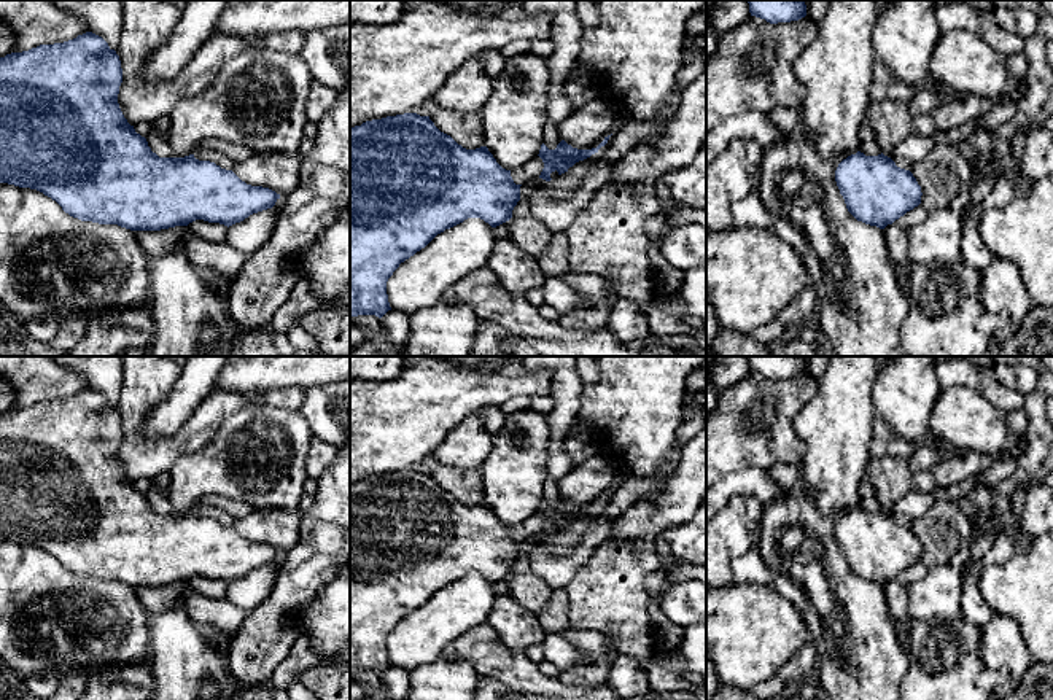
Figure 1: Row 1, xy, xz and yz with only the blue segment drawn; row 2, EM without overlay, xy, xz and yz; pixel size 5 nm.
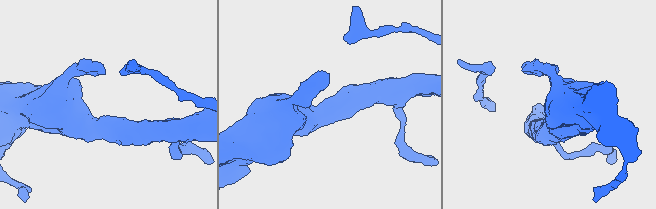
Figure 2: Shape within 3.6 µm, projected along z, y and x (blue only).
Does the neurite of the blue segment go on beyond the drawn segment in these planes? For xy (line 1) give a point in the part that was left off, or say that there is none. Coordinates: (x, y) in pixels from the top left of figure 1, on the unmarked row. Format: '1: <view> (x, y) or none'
1: none

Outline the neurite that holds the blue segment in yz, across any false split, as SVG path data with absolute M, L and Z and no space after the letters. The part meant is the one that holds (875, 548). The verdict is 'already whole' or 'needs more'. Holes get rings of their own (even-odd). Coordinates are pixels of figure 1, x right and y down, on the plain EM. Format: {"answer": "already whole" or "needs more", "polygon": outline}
{"answer": "already whole", "polygon": "M856 511L843 515L835 538L848 568L870 582L884 585L921 560L921 542L910 527L884 512Z"}

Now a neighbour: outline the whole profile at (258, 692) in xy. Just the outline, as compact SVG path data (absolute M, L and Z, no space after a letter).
M255 686L255 687L248 687L243 695L242 700L274 700L272 694L270 694L270 686Z

